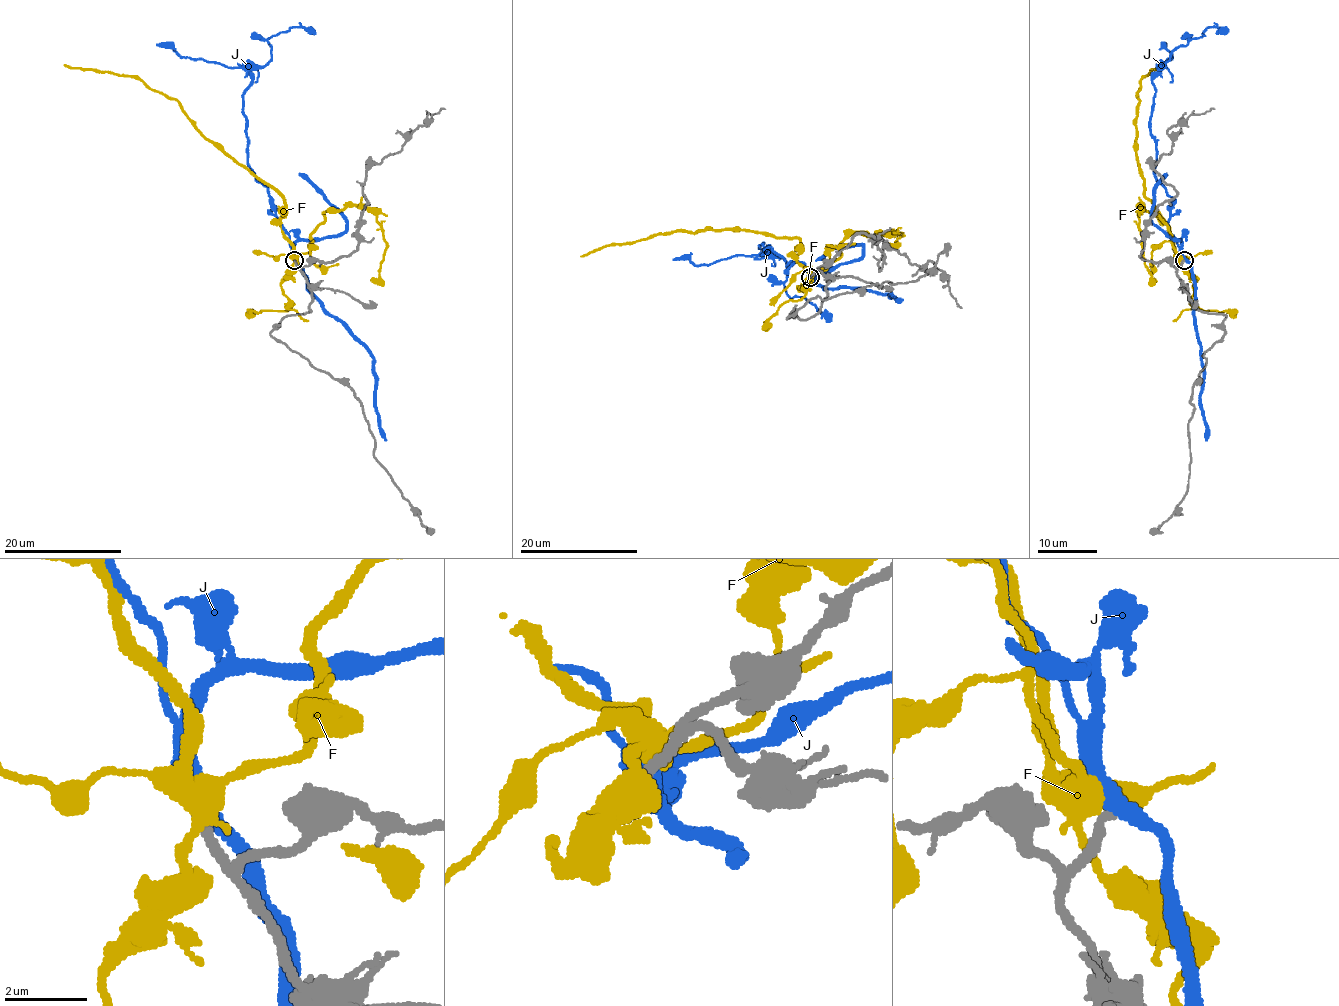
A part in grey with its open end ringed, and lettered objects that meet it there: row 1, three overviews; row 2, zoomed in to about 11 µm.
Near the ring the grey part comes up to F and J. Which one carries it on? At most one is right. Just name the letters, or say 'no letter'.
no letter

